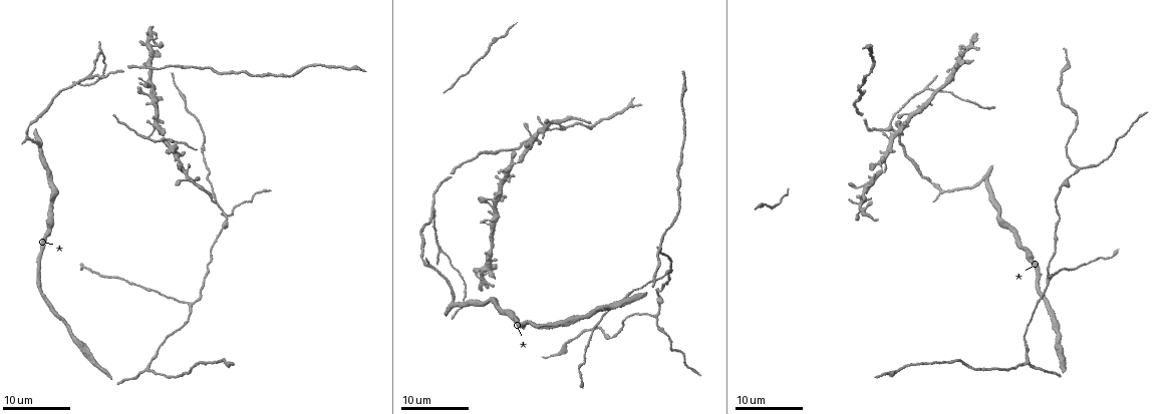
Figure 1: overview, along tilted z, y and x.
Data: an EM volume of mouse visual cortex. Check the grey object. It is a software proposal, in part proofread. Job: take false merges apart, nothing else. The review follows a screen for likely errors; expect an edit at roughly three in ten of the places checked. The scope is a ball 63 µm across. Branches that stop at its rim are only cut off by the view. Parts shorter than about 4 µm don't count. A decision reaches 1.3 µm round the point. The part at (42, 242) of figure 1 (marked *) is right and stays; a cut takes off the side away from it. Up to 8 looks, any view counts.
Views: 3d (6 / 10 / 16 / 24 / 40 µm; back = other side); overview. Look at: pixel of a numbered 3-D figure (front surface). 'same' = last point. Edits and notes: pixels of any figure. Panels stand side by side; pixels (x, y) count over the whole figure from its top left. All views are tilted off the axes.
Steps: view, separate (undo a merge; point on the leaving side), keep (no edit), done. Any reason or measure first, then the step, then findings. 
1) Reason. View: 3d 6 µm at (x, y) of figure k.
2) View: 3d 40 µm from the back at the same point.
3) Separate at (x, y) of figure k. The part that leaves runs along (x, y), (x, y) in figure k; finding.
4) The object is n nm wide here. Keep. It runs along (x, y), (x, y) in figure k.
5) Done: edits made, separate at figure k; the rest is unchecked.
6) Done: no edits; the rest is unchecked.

Three-way junction. View: 3d 16 µm at (148, 366) of figure 1.

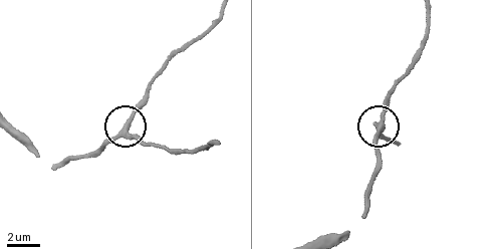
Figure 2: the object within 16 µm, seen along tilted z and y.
Closer look. View: 3d 6 µm at (380, 127) of figure 2.

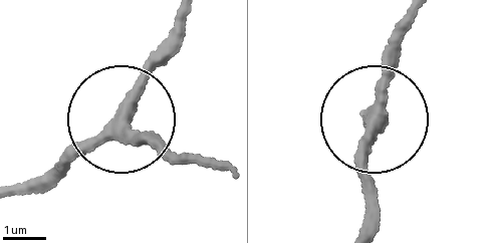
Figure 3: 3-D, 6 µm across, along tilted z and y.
View: 3d 6 µm from the back at (376, 119) of figure 3.

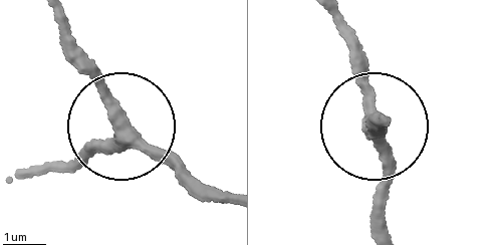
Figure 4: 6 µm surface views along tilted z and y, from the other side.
3 arms meet here. Keep. It runs along (225, 188), (164, 166), (118, 127), (80, 171) in figure 4; all the same cell.

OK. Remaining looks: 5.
Branch point. View: 3d 16 µm at (666, 273) of figure 1.

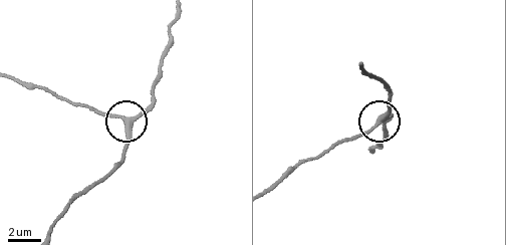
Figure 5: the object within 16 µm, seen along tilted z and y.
View: 3d 10 µm at (379, 122) of figure 5.

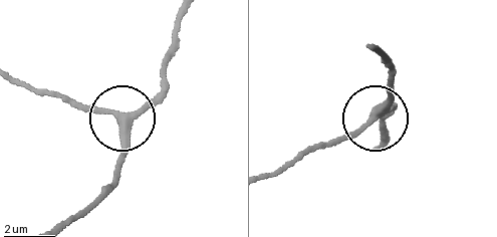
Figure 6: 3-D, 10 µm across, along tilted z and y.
3 arms meet here. Keep. It runs along (374, 52), (388, 67), (386, 100), (327, 145) in figure 6; continuous, no second cell.

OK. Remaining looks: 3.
Calibre changes. View: 3d 24 µm at (227, 220) of figure 1.

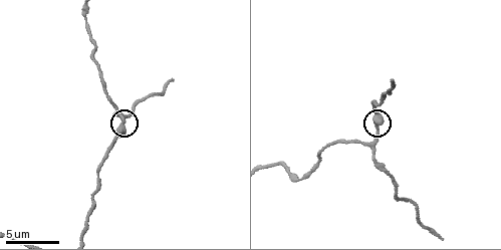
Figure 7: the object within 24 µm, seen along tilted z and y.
View: 3d 10 µm at (121, 123) of figure 7.

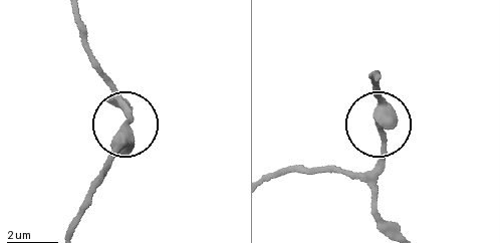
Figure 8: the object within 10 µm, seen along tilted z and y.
Keep. It runs along (66, 234), (120, 139), (129, 112), (117, 92) in figure 8; one cell here.

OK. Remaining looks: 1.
Done: no edits; the rest is unchecked.

